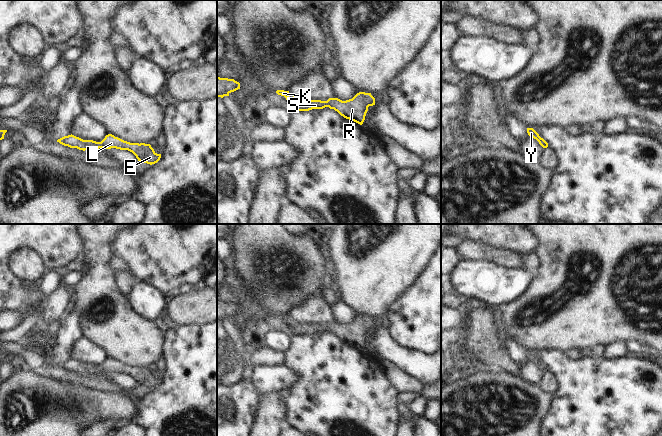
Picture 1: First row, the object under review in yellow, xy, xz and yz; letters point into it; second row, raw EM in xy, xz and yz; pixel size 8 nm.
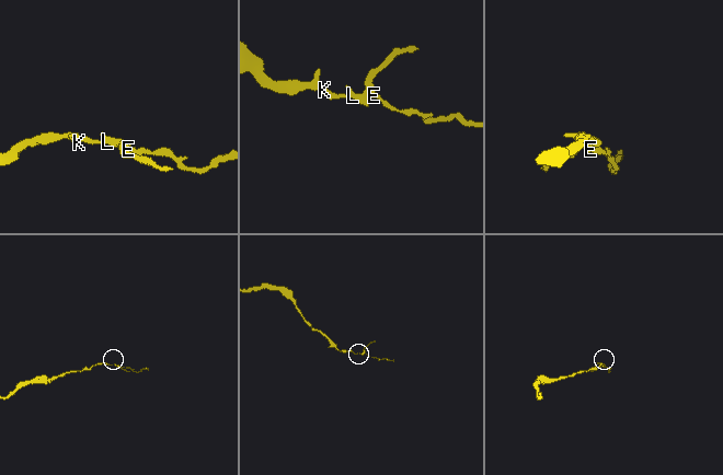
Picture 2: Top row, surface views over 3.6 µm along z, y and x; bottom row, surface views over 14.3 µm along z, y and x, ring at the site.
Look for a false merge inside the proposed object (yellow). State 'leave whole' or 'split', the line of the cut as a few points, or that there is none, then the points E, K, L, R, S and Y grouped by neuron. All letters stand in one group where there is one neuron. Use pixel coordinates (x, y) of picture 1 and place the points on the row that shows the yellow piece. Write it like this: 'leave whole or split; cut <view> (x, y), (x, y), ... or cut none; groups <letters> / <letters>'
leave whole; cut none; groups E K L R S Y

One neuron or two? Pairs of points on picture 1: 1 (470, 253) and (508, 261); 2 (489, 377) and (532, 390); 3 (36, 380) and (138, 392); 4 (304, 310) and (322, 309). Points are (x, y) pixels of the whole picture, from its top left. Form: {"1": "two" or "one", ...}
{"1": "one", "2": "one", "3": "two", "4": "one"}

